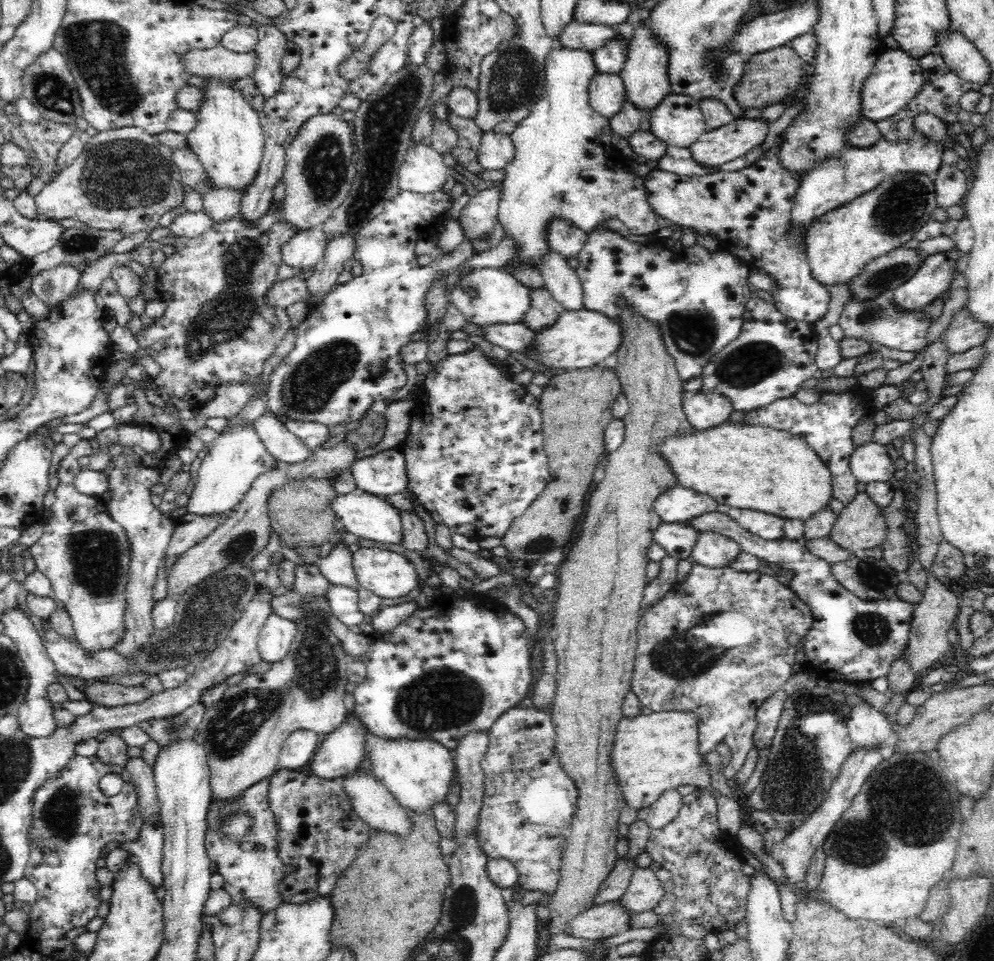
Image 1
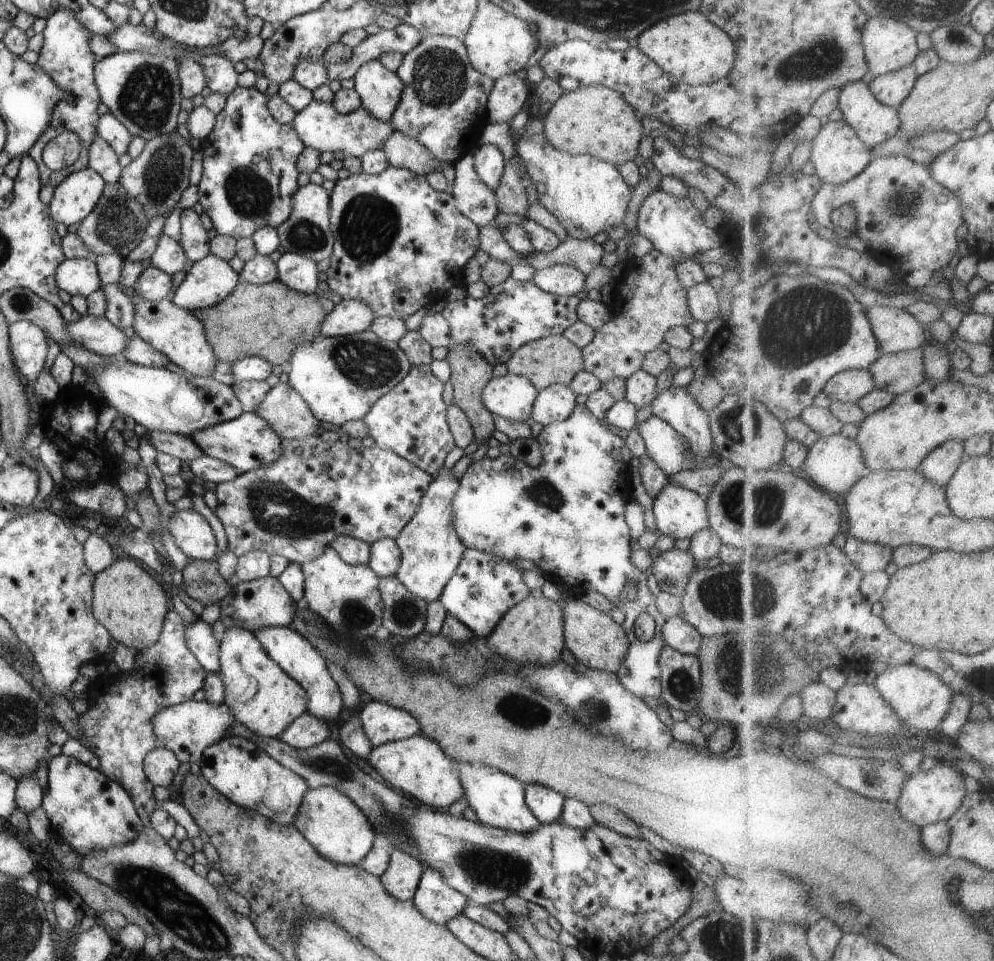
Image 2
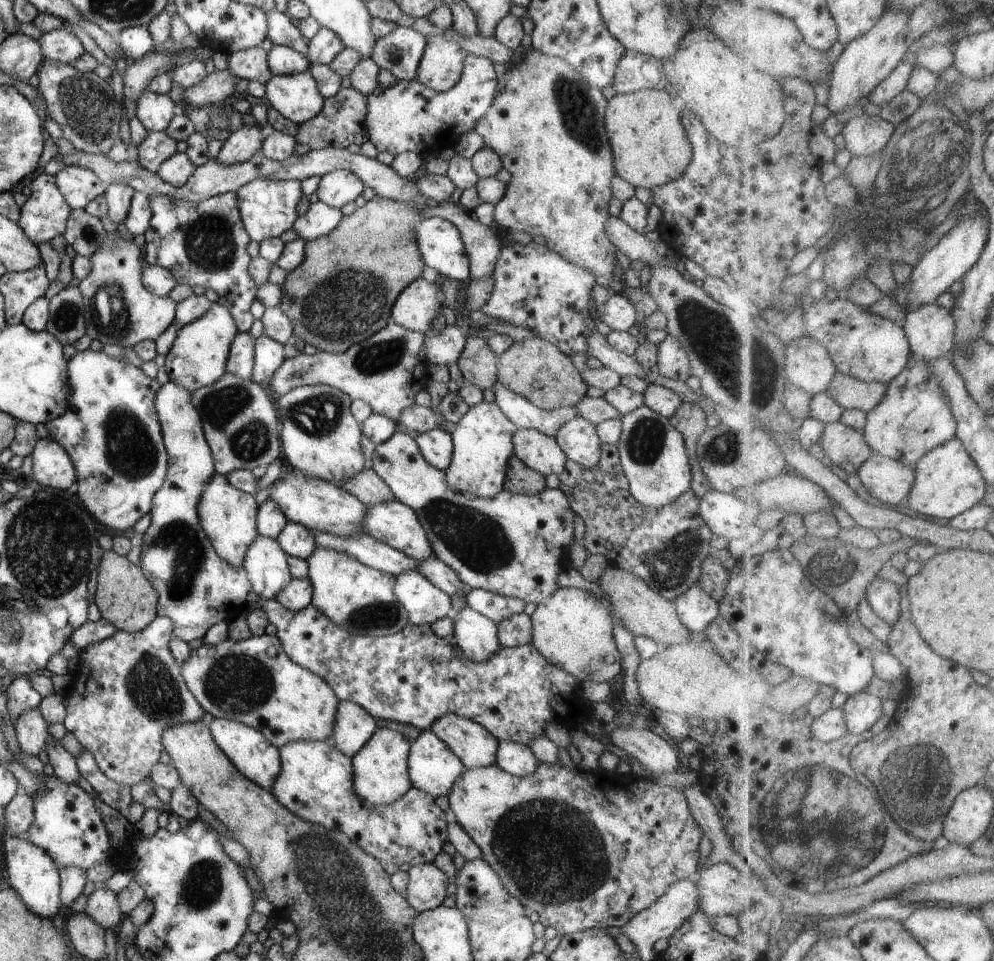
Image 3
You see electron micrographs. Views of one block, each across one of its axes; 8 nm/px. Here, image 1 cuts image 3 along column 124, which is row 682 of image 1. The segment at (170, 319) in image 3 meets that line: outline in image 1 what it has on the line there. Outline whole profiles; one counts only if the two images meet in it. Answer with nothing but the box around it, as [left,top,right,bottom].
[198,595,348,801]

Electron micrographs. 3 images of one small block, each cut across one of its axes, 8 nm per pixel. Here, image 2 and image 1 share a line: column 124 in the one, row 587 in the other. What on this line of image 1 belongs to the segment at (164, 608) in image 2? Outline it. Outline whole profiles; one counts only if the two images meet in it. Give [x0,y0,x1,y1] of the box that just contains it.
[546,298,695,935]

